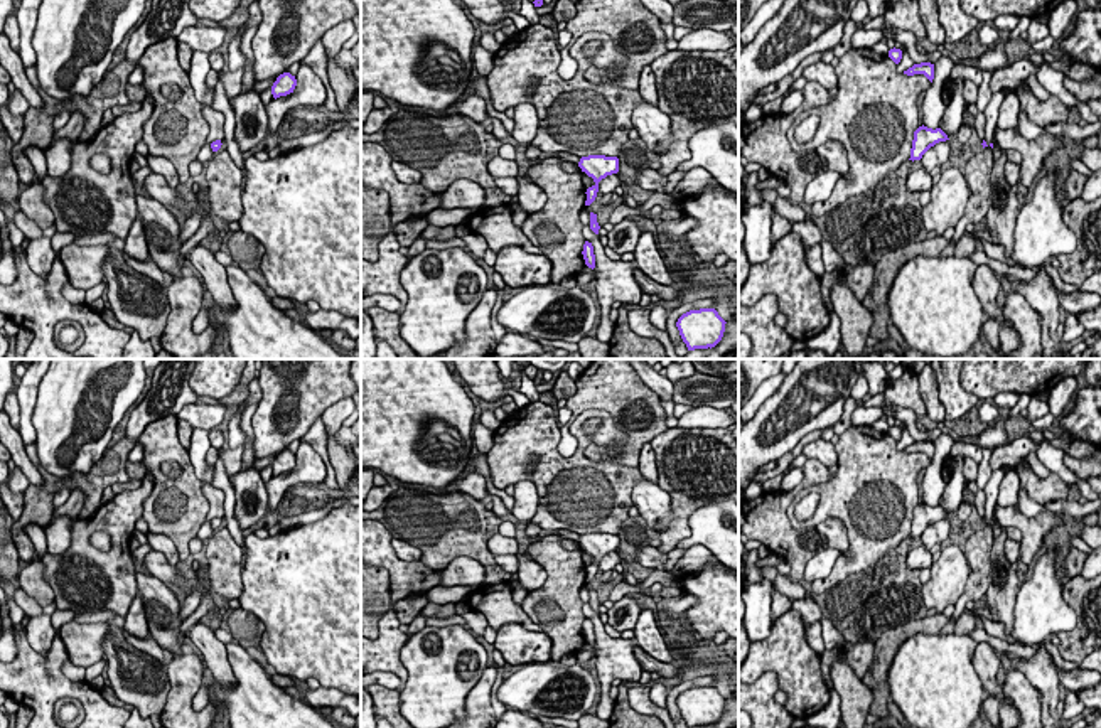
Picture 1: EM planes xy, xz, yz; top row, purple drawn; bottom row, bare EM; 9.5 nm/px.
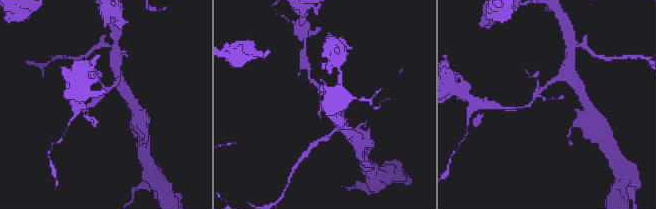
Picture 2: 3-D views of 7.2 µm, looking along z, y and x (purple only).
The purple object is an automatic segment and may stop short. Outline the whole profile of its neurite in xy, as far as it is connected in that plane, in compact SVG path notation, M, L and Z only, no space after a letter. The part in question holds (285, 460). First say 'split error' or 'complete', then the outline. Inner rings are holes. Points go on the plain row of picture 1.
complete | M283 450L273 460L271 472L275 477L280 474L287 474L287 472L293 470L295 463L297 463L295 453L292 453L290 450Z

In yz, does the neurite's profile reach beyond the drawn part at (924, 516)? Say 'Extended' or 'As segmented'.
As segmented

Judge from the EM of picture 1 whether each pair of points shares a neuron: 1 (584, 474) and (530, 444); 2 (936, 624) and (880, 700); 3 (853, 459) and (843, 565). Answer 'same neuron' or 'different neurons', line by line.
1: same neuron
2: same neuron
3: same neuron

